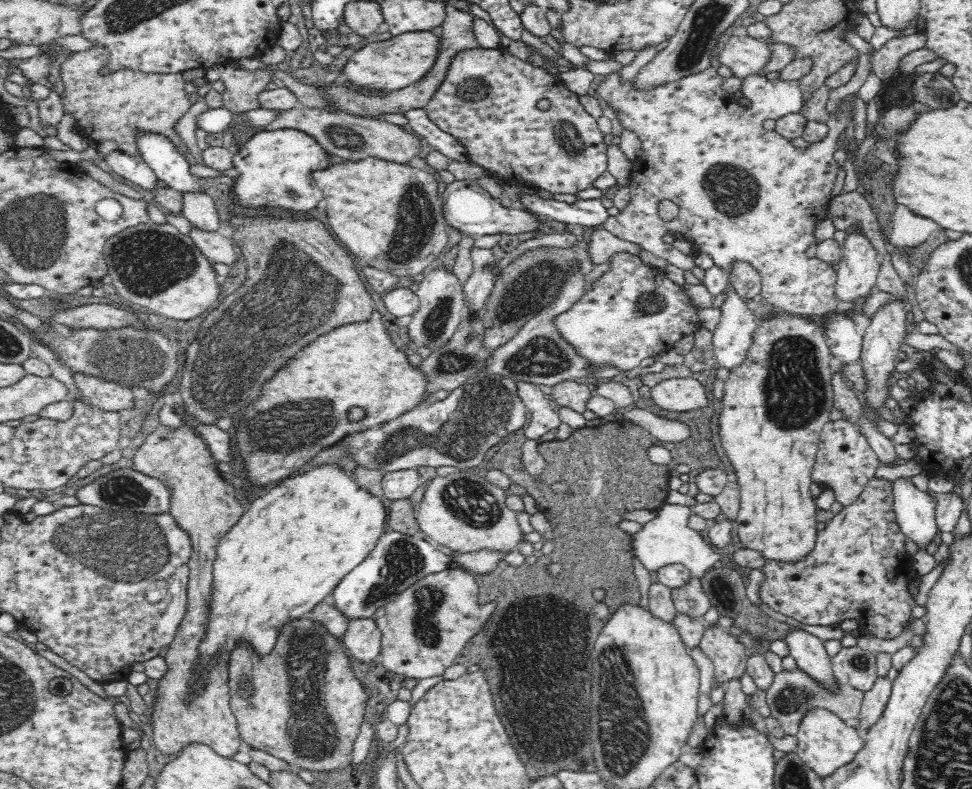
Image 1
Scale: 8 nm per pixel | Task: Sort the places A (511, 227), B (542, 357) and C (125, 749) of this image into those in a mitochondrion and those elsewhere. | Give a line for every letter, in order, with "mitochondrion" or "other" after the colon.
A: other
B: mitochondrion
C: other

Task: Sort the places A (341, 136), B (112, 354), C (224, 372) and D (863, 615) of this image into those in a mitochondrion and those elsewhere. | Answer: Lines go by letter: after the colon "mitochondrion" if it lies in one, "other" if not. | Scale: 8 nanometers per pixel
A: mitochondrion
B: mitochondrion
C: mitochondrion
D: other

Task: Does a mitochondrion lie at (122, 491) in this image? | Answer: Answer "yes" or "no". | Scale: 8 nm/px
yes

